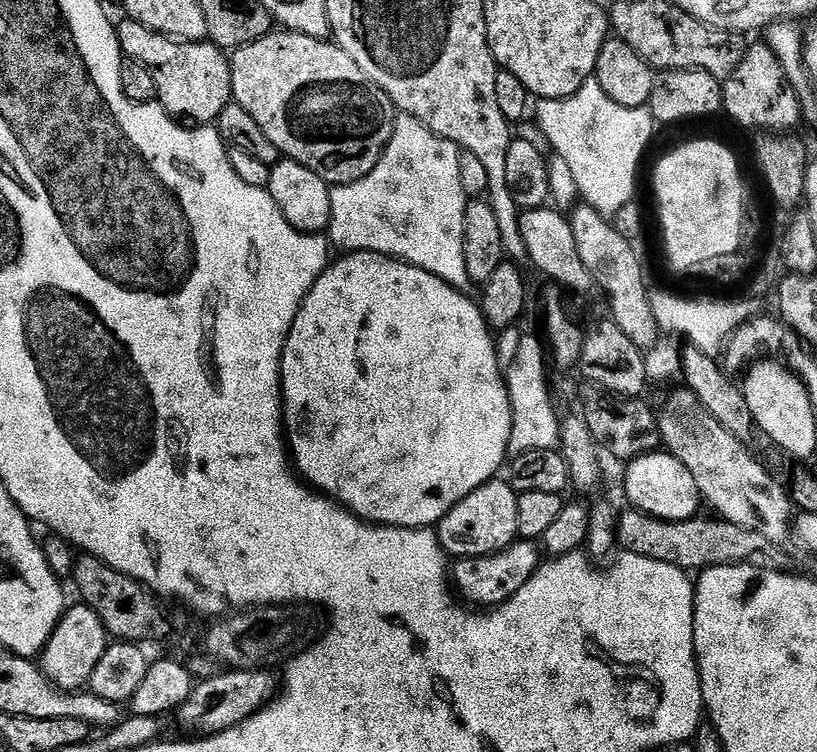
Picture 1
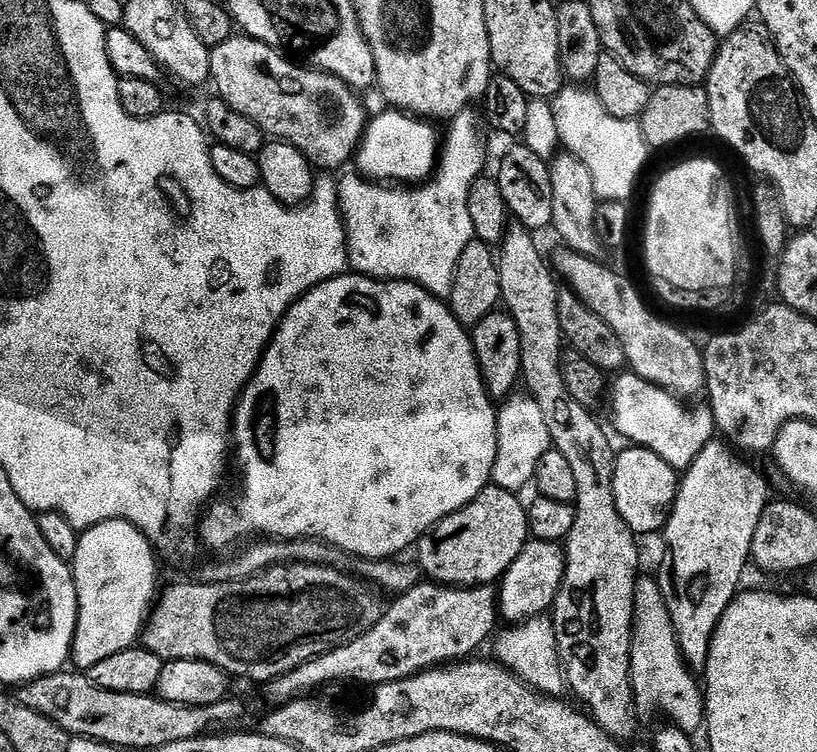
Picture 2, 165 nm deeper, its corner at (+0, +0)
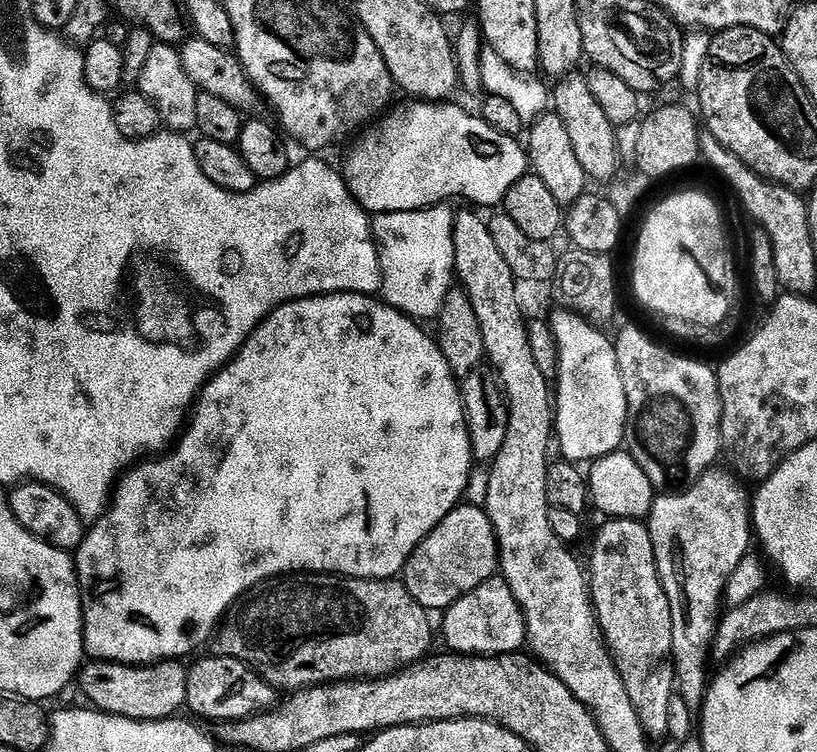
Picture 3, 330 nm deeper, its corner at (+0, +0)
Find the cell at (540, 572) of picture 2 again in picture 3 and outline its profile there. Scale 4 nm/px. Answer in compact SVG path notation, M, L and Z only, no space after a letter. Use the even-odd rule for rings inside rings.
M497 574L482 582L482 586L478 586L473 592L448 607L443 616L444 640L452 647L449 649L453 653L466 656L500 656L503 652L519 652L525 647L524 612L503 575Z

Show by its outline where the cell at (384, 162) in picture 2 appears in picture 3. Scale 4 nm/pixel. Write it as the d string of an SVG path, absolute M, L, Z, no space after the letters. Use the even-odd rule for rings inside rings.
M407 101L408 104L400 106L395 105L390 111L387 111L380 119L370 124L364 131L358 135L358 139L352 150L348 154L348 160L342 167L342 175L347 182L348 189L351 194L359 202L360 207L364 211L375 213L386 212L412 212L414 209L422 209L432 207L435 204L447 203L450 198L461 196L464 200L469 200L472 204L481 204L484 208L492 208L503 205L506 194L510 190L510 186L514 186L514 182L518 182L518 178L522 178L529 171L528 153L525 145L521 143L515 136L507 136L506 134L498 134L498 130L494 130L494 126L490 126L479 114L466 112L462 107L452 104L453 101Z

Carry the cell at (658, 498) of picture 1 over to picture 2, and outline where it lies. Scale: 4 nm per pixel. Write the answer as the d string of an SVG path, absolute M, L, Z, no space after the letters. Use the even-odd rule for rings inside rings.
M637 446L626 448L628 449L621 456L619 453L614 460L614 502L628 529L636 533L637 537L644 538L651 532L659 533L668 523L668 516L676 501L678 472L649 449Z

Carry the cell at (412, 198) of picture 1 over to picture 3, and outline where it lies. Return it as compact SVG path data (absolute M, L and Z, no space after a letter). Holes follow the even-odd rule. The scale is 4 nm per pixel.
M447 203L435 204L432 207L414 209L412 212L386 212L375 213L371 217L370 223L372 225L372 238L376 242L376 247L380 250L380 291L379 295L382 297L384 303L396 308L402 314L411 316L417 322L425 322L424 320L435 321L439 317L442 310L442 302L446 302L446 294L454 286L454 281L457 279L456 275L456 255L454 254L454 226L456 225L456 216L451 212Z

